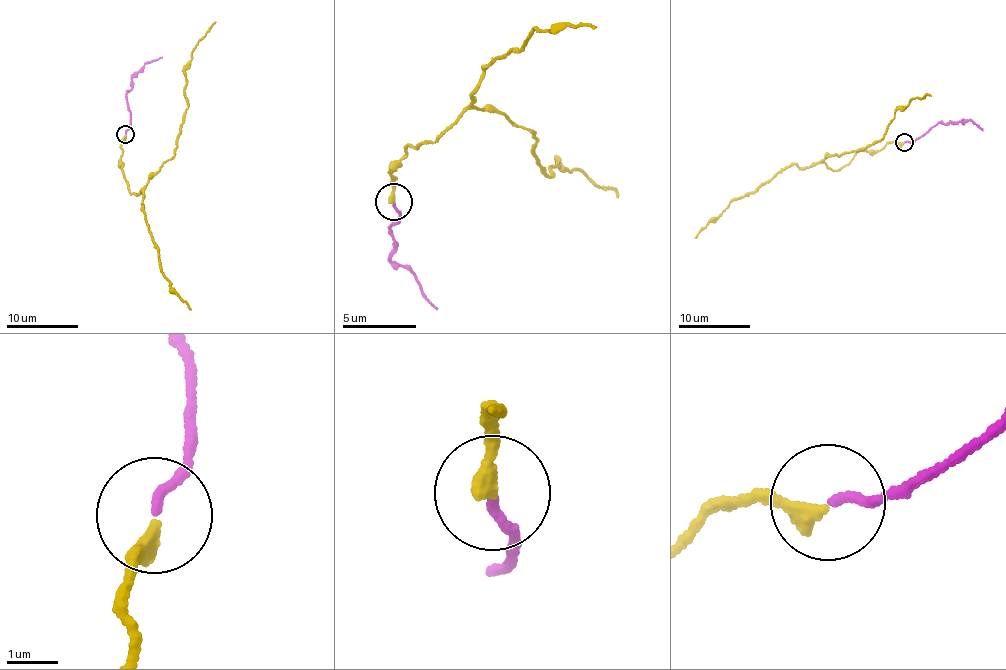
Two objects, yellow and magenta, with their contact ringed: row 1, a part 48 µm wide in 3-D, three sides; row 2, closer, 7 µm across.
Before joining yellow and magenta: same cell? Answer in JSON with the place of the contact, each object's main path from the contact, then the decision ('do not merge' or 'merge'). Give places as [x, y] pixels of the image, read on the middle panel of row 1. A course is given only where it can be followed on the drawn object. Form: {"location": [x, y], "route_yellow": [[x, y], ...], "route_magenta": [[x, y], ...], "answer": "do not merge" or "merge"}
{"location": [393, 201], "route_yellow": [[392, 203], [405, 146], [469, 107], [532, 132], [552, 176], [551, 164], [564, 167], [619, 196]], "route_magenta": [[393, 201], [400, 218], [389, 226], [396, 248], [391, 255], [416, 274], [421, 296], [436, 309]], "answer": "do not merge"}

